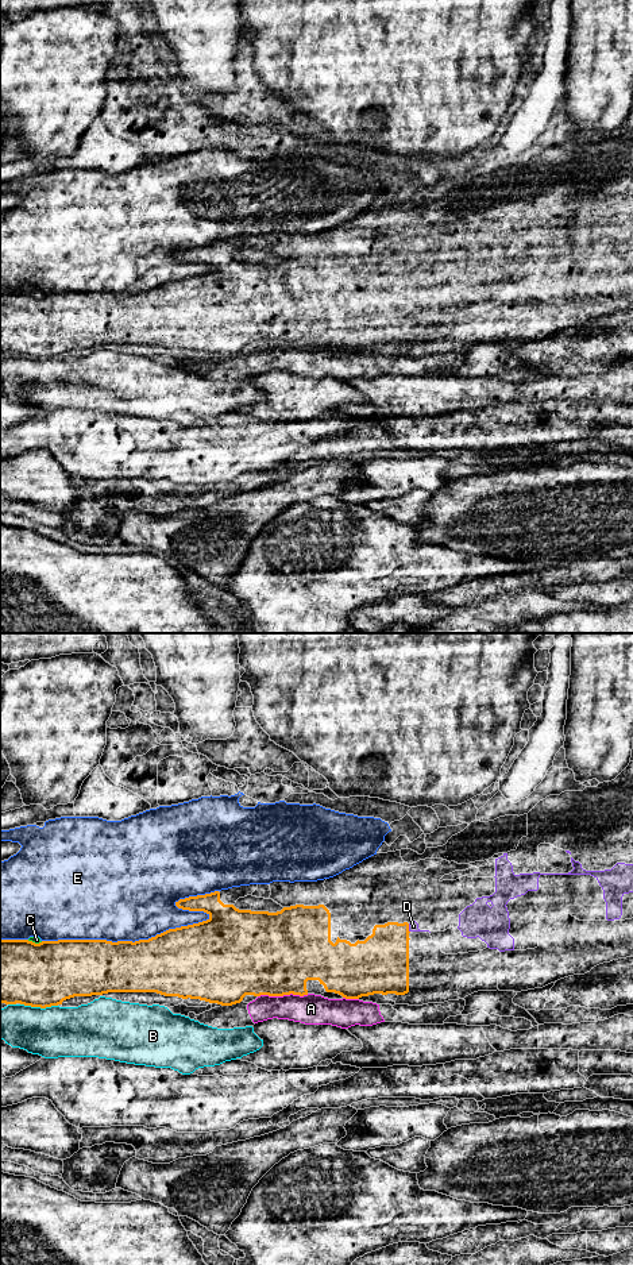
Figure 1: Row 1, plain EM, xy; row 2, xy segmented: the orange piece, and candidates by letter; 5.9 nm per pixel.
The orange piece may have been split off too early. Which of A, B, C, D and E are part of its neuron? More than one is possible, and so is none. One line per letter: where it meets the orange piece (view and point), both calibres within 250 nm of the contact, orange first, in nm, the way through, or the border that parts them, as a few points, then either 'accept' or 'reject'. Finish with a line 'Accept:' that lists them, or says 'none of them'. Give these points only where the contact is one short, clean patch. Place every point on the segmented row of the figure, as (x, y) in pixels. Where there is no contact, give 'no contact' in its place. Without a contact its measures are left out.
A: contact xy (282, 995); calibres 480 and 180 nm; border xy (308, 994), (258, 997); reject
B: contact xy (39, 1006); calibres 380 and 300 nm; reject
C: contact xy (34, 943); calibres 380 and 50 nm; reject
D: contact xy (408, 928); calibres 320 and 60 nm; way xy (382, 960), (386, 949), (408, 928), (413, 926); accept
E: contact xy (163, 932); calibres 440 and 460 nm; reject
Accept: D

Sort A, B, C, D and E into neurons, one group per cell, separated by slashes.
A / B / C / D / E

